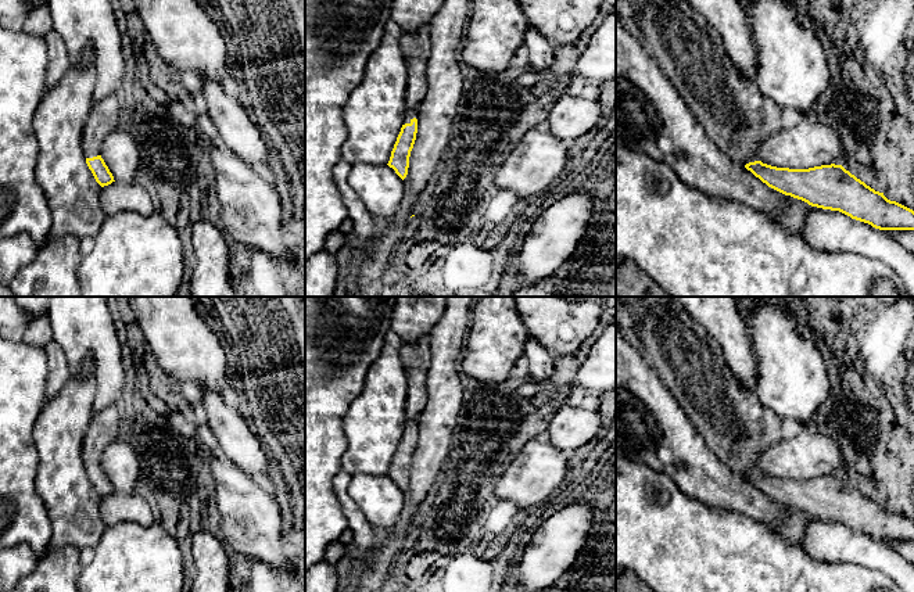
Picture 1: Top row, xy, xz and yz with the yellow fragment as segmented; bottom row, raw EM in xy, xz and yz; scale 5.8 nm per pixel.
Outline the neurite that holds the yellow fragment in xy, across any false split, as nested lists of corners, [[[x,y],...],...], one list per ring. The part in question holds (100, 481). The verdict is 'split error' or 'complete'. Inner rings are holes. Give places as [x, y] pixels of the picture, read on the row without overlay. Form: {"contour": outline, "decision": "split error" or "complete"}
{"contour": [[[114,403],[92,419],[83,438],[82,460],[86,474],[101,498],[115,492],[101,469],[101,455],[111,442],[121,438],[122,424],[119,403]]], "decision": "split error"}

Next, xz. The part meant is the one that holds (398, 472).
{"contour": [[[405,419],[405,430],[397,448],[388,477],[404,491],[408,485],[409,467],[417,444],[417,419]]], "decision": "split error"}

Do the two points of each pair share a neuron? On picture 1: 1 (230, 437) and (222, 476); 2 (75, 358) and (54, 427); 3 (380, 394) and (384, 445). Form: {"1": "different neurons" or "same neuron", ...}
{"1": "different neurons", "2": "different neurons", "3": "same neuron"}

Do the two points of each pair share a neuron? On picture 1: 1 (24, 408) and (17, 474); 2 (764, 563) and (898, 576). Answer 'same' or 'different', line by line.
1: same
2: different

